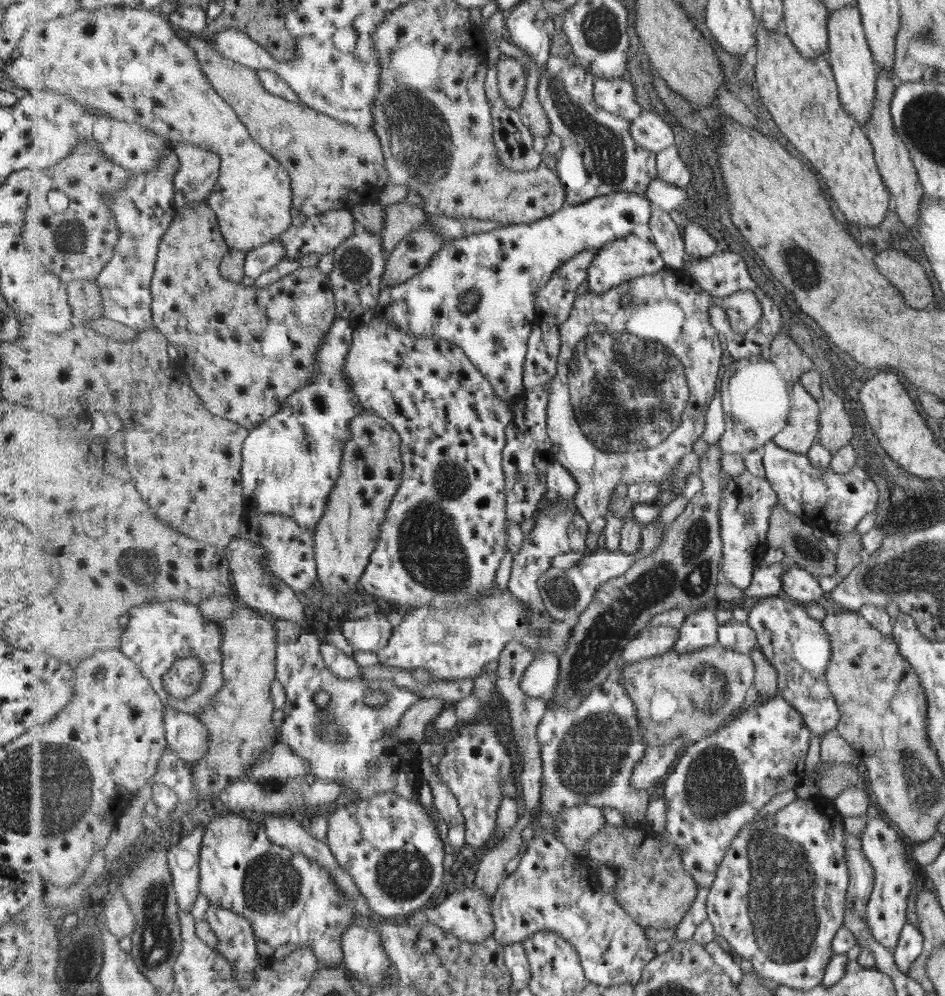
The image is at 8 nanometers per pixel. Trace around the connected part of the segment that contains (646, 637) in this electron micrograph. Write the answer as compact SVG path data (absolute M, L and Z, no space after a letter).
M653 622L643 627L635 640L628 642L622 655L622 661L635 662L639 659L669 653L675 647L679 638L679 628Z

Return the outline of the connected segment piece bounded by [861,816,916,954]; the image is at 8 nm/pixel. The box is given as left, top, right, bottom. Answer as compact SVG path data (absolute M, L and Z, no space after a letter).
M885 817L869 819L867 830L863 832L862 847L867 855L867 859L873 863L875 867L875 884L874 891L871 893L869 903L867 903L868 925L871 928L872 935L877 943L889 949L889 953L893 954L893 949L897 944L898 934L905 921L905 908L907 895L916 875L913 875L913 866L911 868L907 856L905 856L904 845L906 841L892 826Z

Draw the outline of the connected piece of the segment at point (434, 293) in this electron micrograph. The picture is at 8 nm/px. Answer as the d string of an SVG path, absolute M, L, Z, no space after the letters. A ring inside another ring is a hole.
M615 192L578 205L567 203L554 215L534 223L520 222L518 225L497 227L489 232L454 239L445 243L443 250L435 253L435 258L431 259L423 272L398 286L383 287L373 318L377 322L387 320L389 324L395 324L399 330L409 332L411 336L439 336L441 340L459 344L467 352L467 356L471 356L471 362L483 372L483 376L487 376L487 380L495 384L495 394L501 400L523 396L527 390L523 380L523 366L527 360L535 319L538 318L538 308L535 306L538 292L547 286L548 280L551 280L561 264L565 264L565 261L571 260L579 252L600 250L608 243L630 235L637 224L650 224L653 207L646 195ZM467 292L477 292L481 296L475 310L471 310L469 314L461 310L461 294L465 296Z

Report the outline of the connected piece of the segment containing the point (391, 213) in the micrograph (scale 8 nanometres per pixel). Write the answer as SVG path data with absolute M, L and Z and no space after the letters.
M402 202L387 208L385 228L379 232L383 237L383 247L391 258L395 247L407 236L427 222L428 214L419 205L405 206Z

